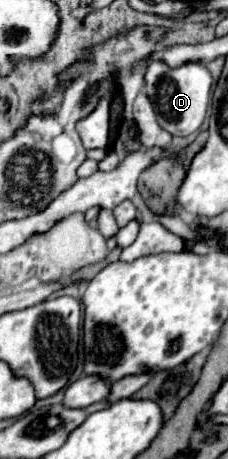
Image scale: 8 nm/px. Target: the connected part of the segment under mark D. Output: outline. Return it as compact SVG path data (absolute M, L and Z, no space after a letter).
M148 64L146 86L158 124L172 136L190 136L198 132L210 106L212 76L204 64L184 64L184 68L164 68L164 64Z

